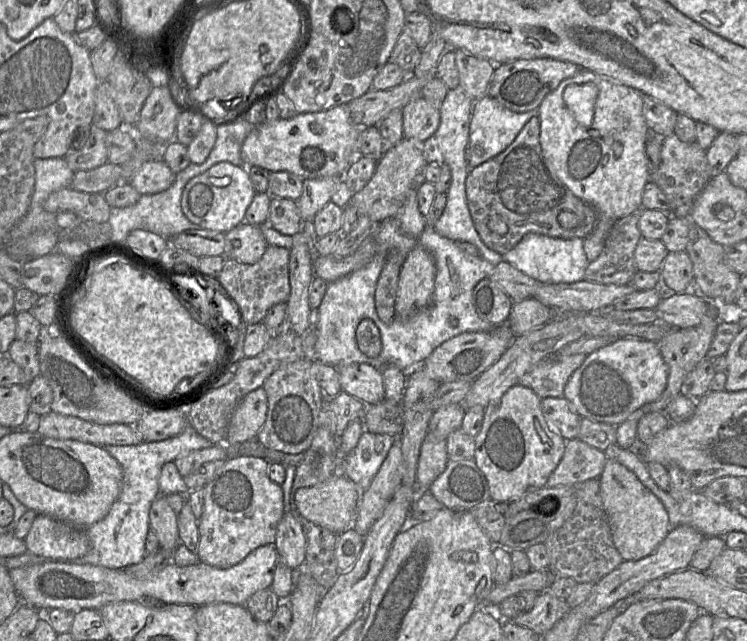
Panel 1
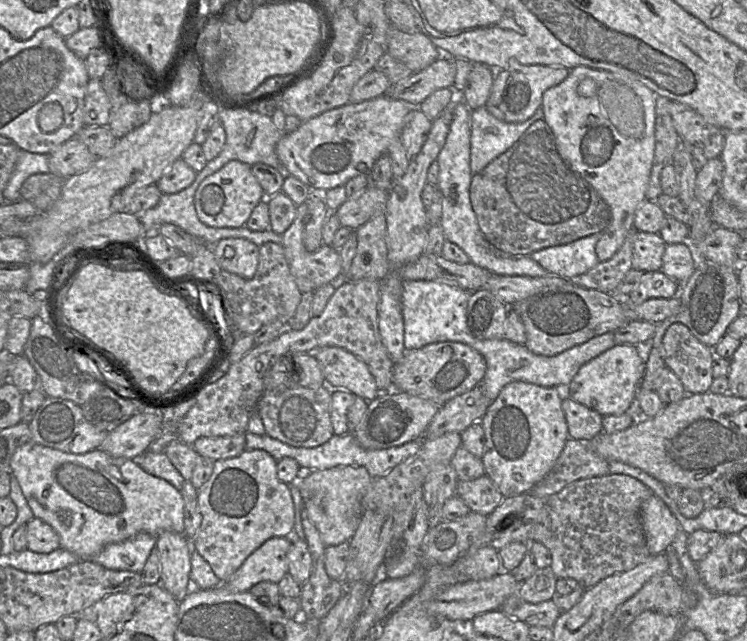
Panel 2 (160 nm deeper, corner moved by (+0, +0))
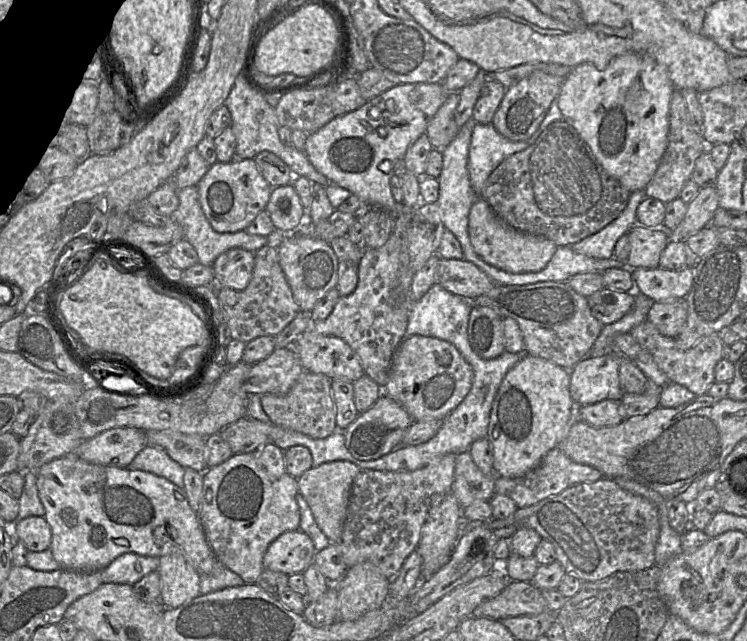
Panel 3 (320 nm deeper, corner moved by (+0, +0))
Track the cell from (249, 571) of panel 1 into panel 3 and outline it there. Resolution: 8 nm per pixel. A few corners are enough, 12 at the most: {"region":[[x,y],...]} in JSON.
{"region":[[287,531],[269,545],[264,570],[303,572],[316,552],[306,533]]}

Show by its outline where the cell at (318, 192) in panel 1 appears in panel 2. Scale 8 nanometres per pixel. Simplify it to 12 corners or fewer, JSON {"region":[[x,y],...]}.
{"region":[[308,207],[282,235],[290,272],[301,293],[342,279],[339,250],[303,245]]}

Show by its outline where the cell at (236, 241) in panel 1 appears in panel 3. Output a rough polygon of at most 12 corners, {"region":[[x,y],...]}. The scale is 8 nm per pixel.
{"region":[[234,248],[212,268],[216,287],[244,290],[255,253]]}

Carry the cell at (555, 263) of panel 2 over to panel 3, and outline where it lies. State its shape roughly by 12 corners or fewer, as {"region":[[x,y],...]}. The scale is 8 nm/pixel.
{"region":[[645,190],[631,192],[617,218],[570,245],[593,258],[611,258],[617,240],[637,223]]}

